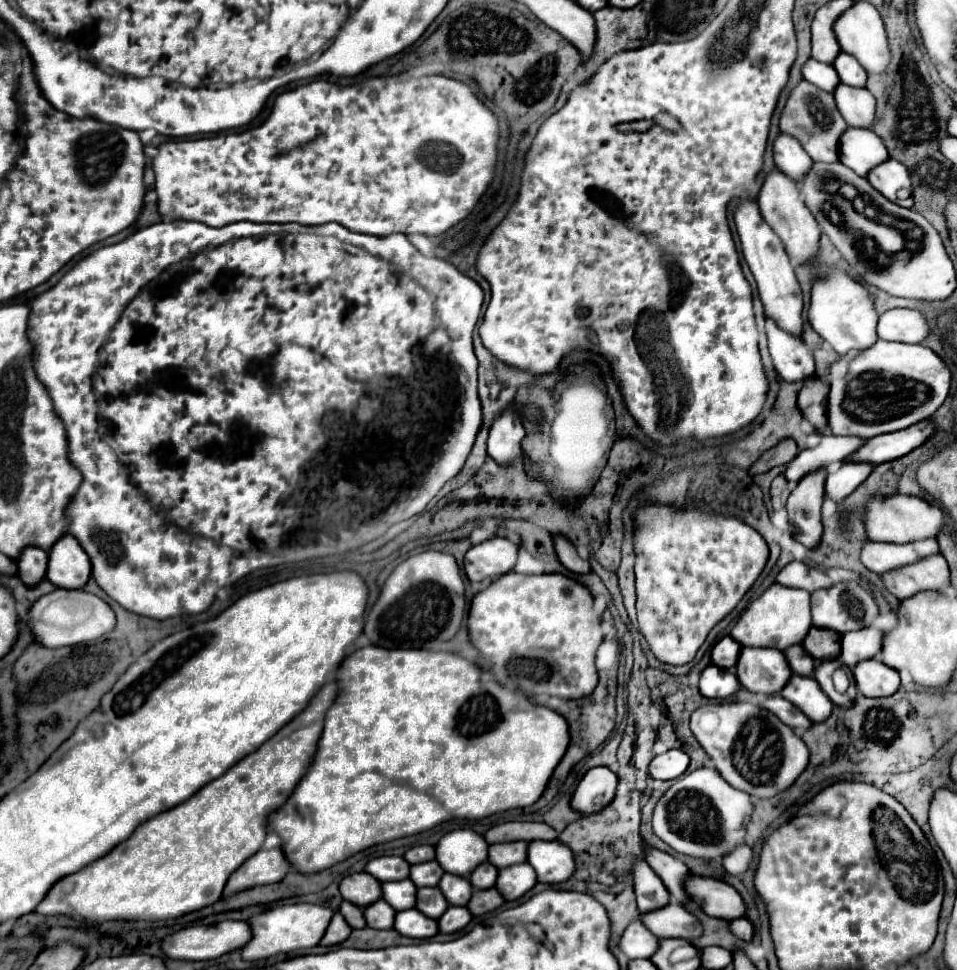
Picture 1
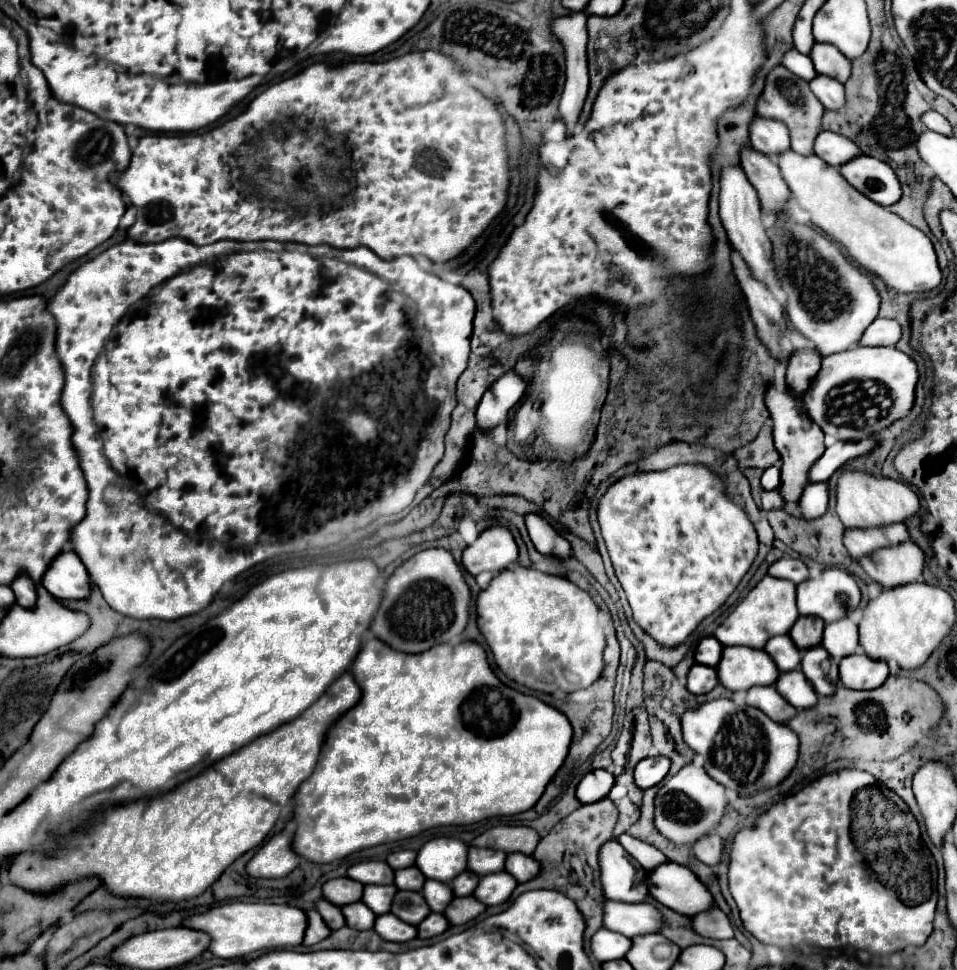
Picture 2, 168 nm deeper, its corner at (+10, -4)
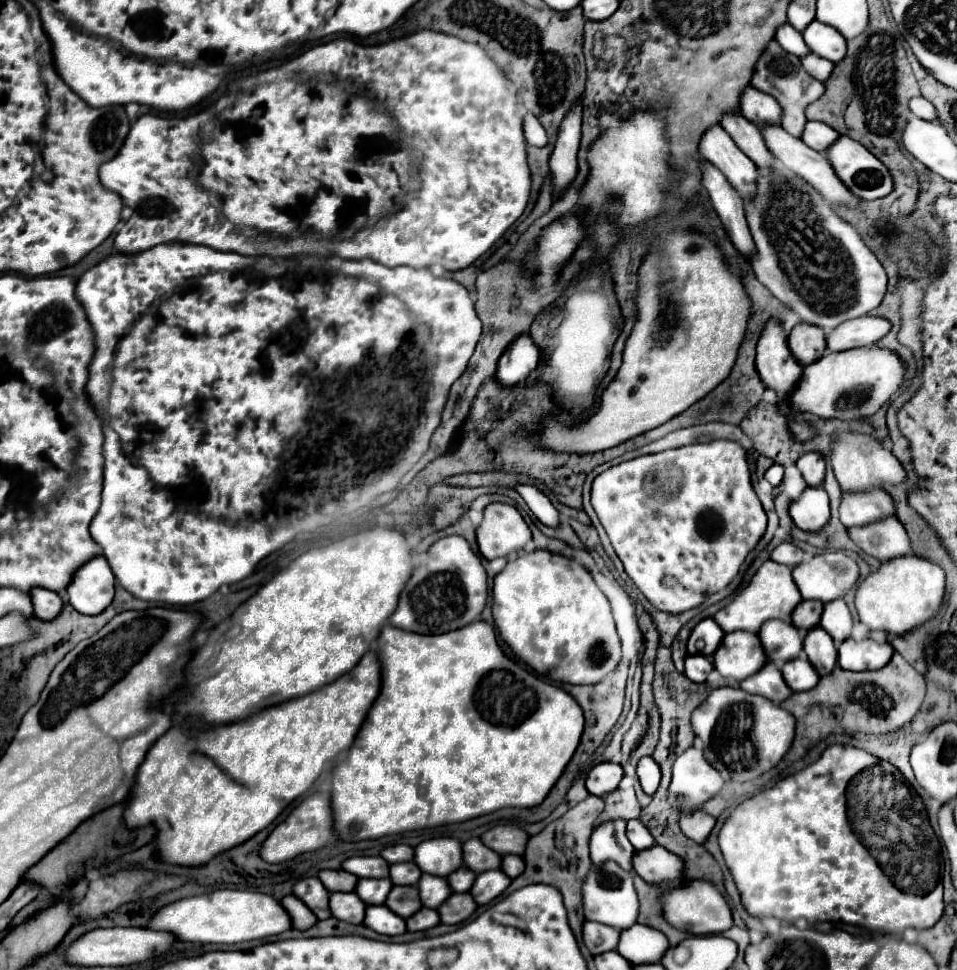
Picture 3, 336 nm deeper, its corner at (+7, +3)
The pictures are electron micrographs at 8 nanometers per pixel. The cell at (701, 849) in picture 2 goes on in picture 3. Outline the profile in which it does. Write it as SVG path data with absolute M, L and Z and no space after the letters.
M685 811L681 813L681 819L679 819L681 831L695 843L703 843L709 837L713 825L715 825L715 817L707 815L705 811L689 811L689 813Z

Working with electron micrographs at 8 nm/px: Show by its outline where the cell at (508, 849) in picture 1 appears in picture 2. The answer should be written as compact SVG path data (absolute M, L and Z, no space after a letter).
M470 846L470 850L468 850L468 868L478 876L502 872L504 860L506 860L506 852L494 852L492 848Z

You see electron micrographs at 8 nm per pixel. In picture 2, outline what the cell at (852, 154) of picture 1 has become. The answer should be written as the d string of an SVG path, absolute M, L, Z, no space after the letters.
M820 132L814 142L814 154L832 166L842 166L846 160L862 154L860 148L846 140L846 136L838 136L836 132Z

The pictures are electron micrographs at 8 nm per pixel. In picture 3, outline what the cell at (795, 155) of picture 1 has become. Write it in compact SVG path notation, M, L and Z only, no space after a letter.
M747 85L745 93L741 93L741 113L757 127L763 127L765 123L777 125L781 121L781 107L777 101L767 93L753 89L753 85Z

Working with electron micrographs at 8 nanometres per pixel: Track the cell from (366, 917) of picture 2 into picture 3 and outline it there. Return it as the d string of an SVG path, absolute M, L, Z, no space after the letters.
M331 893L329 909L333 917L347 923L357 925L365 919L365 903L357 897L357 893Z

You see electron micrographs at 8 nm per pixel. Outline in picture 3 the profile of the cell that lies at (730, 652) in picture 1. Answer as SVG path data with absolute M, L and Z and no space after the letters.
M703 619L693 627L687 641L687 651L691 655L709 657L715 653L715 647L721 643L723 635L725 635L723 629L713 619Z

